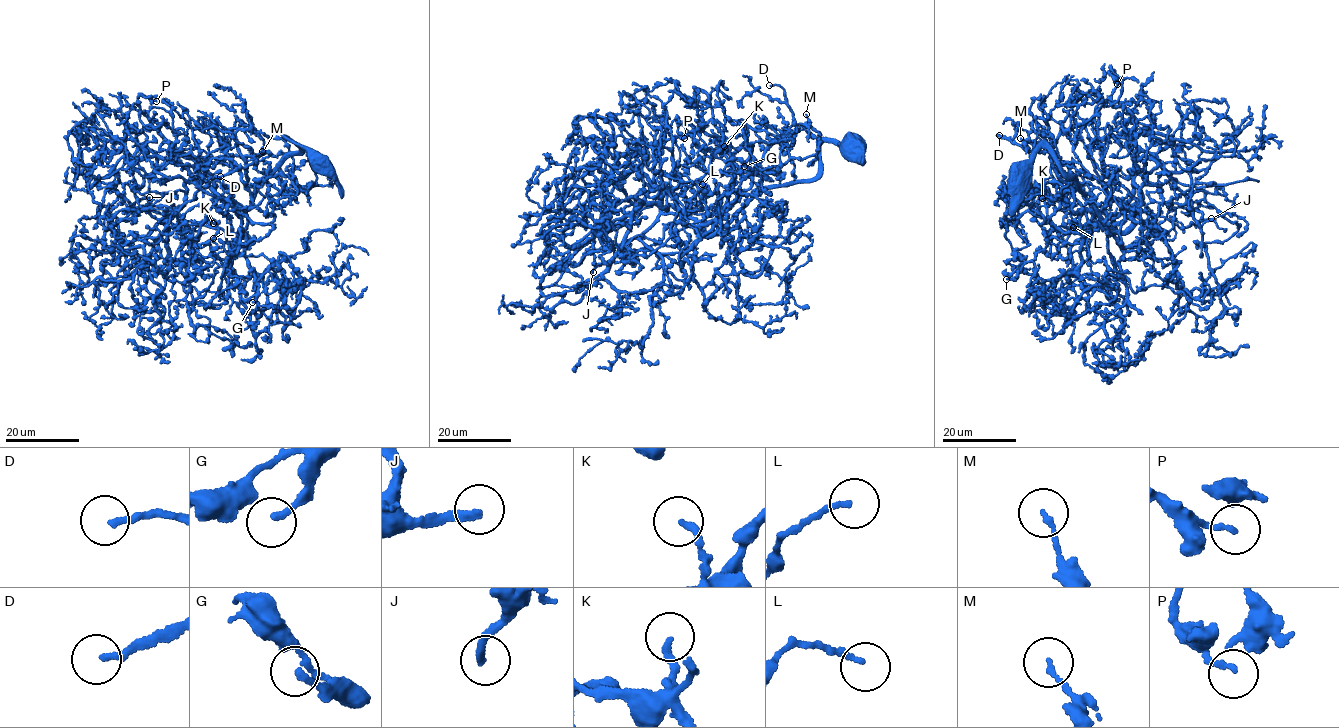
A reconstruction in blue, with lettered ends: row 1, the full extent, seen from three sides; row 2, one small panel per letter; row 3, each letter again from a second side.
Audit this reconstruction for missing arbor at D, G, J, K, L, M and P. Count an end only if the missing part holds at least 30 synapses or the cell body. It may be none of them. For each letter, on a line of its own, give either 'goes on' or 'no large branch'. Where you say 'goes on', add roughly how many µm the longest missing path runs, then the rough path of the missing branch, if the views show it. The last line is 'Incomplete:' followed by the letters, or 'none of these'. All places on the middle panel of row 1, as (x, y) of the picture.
D: goes on; about 20 µm are missing; missing branch runs (769, 85), (765, 97), (754, 102), (765, 104), (775, 112)
G: no large branch
J: goes on; about 25 µm are missing; missing branch runs (593, 272), (594, 278), (620, 279), (640, 273), (647, 266)
K: no large branch
L: no large branch
M: no large branch
P: no large branch
Incomplete: D, J

